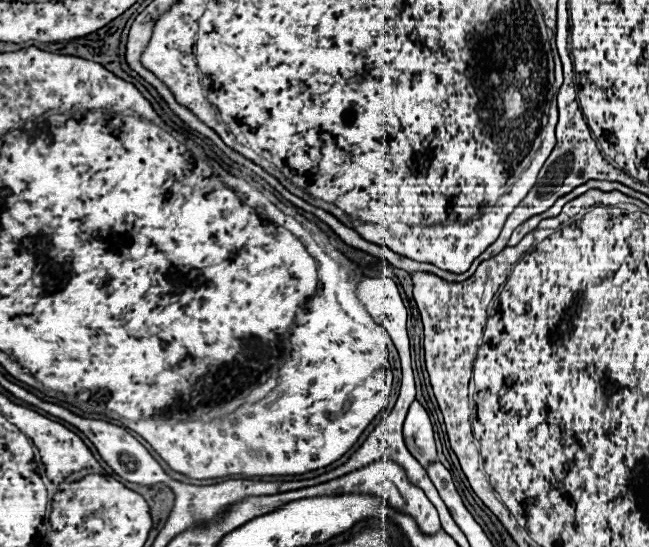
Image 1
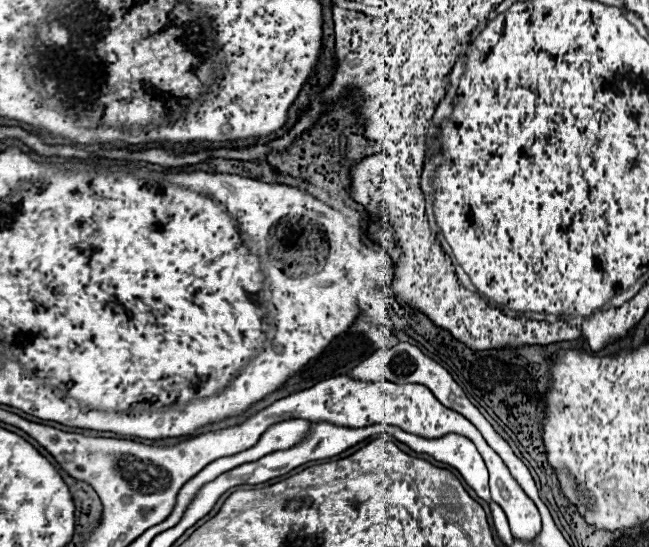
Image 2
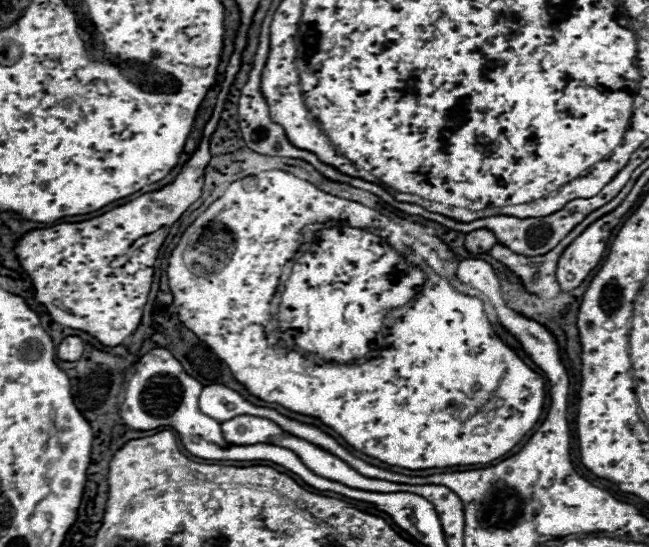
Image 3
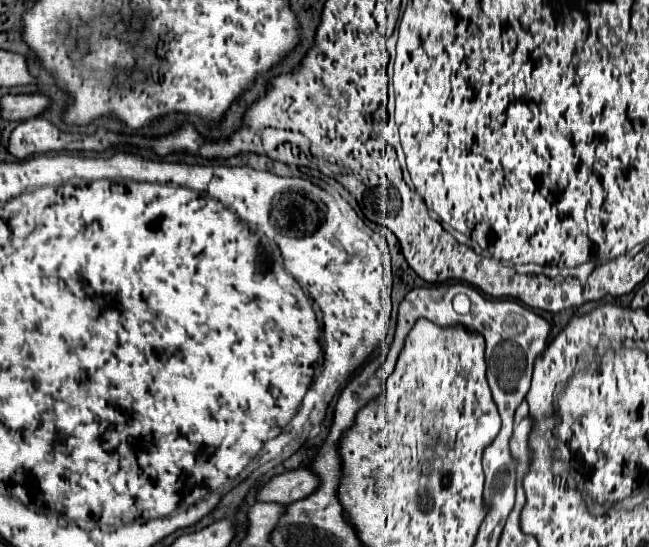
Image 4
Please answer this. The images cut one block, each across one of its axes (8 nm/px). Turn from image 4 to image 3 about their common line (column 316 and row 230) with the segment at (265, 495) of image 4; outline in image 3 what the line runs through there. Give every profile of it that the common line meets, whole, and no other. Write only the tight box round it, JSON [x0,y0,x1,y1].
[466,230,498,254]

